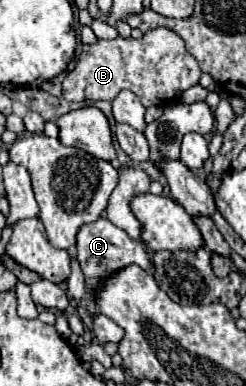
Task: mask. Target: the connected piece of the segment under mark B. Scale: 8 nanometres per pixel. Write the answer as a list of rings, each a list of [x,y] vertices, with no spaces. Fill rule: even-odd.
[[[168,28],[146,32],[140,40],[122,38],[98,40],[98,44],[84,44],[76,66],[62,82],[62,96],[68,102],[108,100],[112,102],[120,90],[134,92],[140,102],[148,106],[168,106],[180,100],[182,92],[200,80],[200,66],[186,50],[182,38]]]

